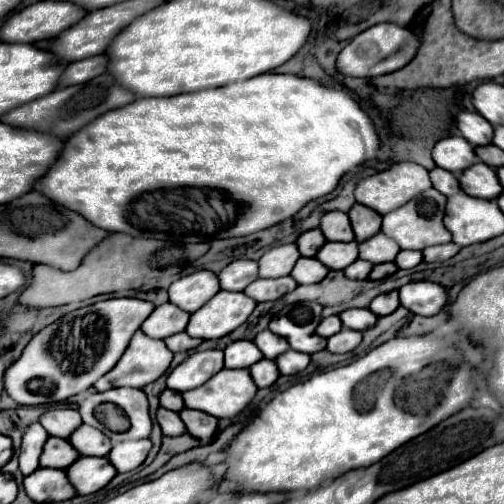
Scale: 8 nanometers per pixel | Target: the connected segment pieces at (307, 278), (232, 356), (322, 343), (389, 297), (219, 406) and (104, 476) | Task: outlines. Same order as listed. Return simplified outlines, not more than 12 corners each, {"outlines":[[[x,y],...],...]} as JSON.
{"outlines":[[[299,258],[291,272],[297,284],[315,284],[329,268],[317,258]],[[237,340],[225,350],[225,368],[251,368],[263,358],[249,340]],[[317,334],[287,338],[297,352],[315,354],[325,350],[327,340]],[[397,292],[379,294],[369,304],[375,316],[399,308]],[[249,370],[183,392],[185,408],[233,418],[255,396]],[[79,456],[65,472],[81,496],[117,474],[107,456]]]}

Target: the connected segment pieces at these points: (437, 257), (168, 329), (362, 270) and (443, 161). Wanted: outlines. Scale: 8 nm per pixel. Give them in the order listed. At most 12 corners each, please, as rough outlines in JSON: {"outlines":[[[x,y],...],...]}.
{"outlines":[[[453,242],[423,250],[425,262],[445,262],[461,248]],[[167,302],[141,324],[151,338],[183,332],[189,314]],[[357,260],[349,264],[347,278],[365,280],[373,270],[371,262]],[[463,136],[441,138],[433,148],[439,168],[461,174],[479,162]]]}

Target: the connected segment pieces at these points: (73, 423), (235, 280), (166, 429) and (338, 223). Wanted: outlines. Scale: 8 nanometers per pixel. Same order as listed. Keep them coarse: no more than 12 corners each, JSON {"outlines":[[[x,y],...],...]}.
{"outlines":[[[71,408],[47,410],[39,424],[49,436],[68,439],[81,426]],[[239,258],[219,272],[221,290],[243,292],[257,280],[257,262]],[[157,408],[155,420],[163,436],[185,434],[177,412]],[[327,212],[321,232],[329,242],[355,240],[345,212]]]}

